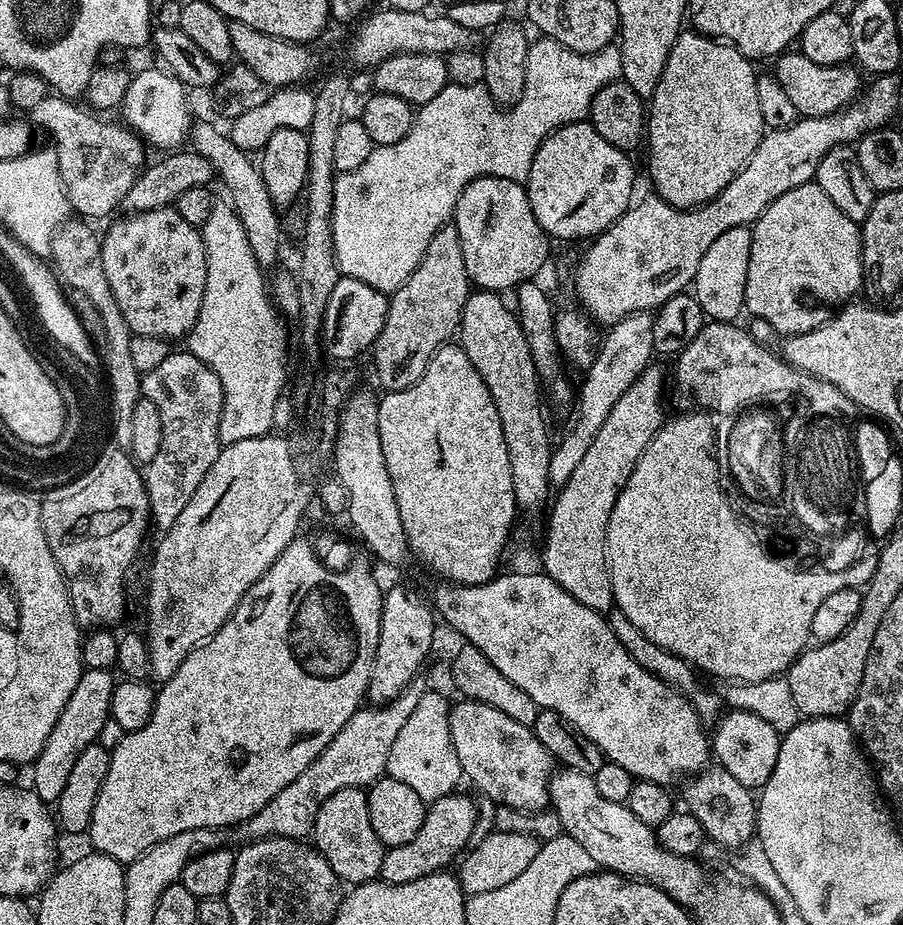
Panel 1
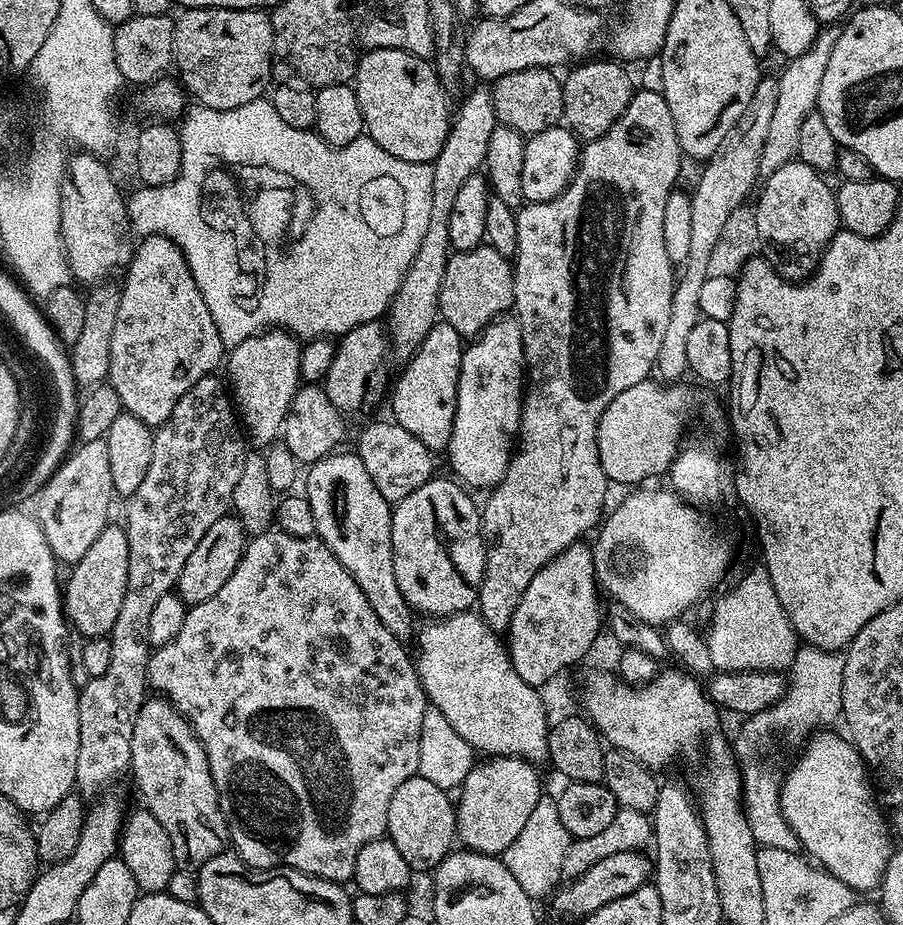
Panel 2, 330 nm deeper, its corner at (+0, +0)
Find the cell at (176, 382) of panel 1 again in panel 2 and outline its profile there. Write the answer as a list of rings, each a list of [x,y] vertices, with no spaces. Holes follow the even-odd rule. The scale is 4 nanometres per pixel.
[[[216,374],[203,376],[201,380],[194,382],[194,386],[190,386],[190,390],[186,390],[186,394],[178,398],[178,406],[174,406],[170,418],[166,418],[166,422],[155,429],[154,454],[150,454],[150,470],[146,470],[146,478],[142,478],[138,490],[134,490],[134,494],[127,501],[126,527],[130,546],[130,570],[126,578],[126,598],[122,598],[118,619],[114,621],[114,626],[107,635],[110,642],[110,667],[106,674],[85,679],[79,689],[75,791],[88,802],[95,801],[107,789],[104,787],[123,768],[125,771],[132,763],[130,738],[134,738],[134,718],[138,718],[138,710],[144,705],[150,692],[148,663],[154,651],[148,643],[150,614],[155,604],[177,587],[177,580],[186,558],[193,553],[202,536],[214,522],[229,515],[232,508],[234,486],[238,486],[238,477],[242,475],[246,440],[238,423],[233,398],[225,381],[220,381],[218,377]]]

